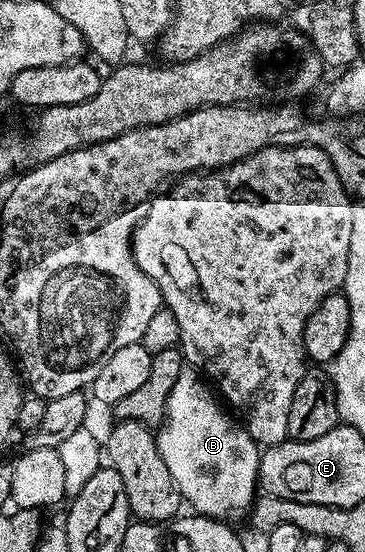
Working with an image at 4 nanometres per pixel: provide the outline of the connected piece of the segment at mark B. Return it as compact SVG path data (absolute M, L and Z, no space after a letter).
M183 369L179 373L171 388L171 397L167 397L165 422L156 436L159 453L167 469L171 469L182 500L188 506L190 503L196 514L237 521L233 519L241 514L242 518L252 508L259 494L257 474L262 448L222 406L210 384L196 370Z

